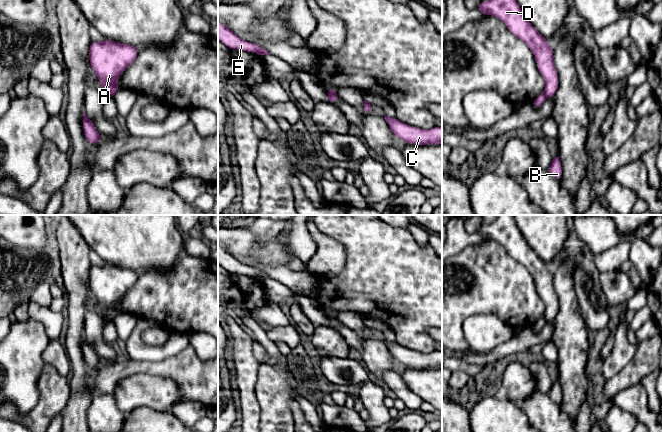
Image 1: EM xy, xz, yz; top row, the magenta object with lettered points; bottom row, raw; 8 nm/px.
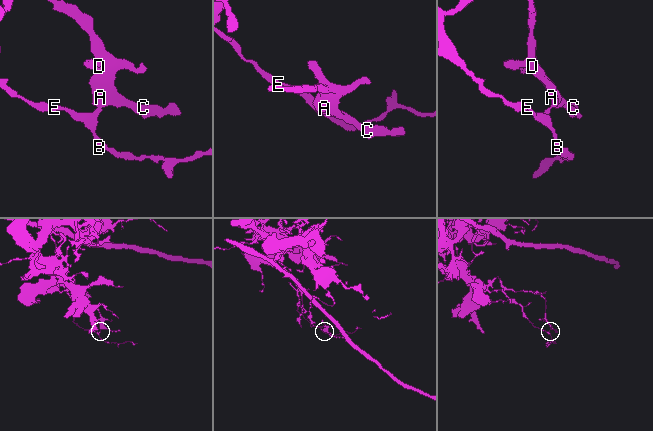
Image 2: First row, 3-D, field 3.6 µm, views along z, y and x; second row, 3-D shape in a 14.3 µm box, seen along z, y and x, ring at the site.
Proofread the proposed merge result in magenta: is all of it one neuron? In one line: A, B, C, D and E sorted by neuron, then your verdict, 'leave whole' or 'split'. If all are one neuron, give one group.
A C D / B E; split

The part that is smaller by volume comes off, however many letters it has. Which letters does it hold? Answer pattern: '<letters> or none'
B, E

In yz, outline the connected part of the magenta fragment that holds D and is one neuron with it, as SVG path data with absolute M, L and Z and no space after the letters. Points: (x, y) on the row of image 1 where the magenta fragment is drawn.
M483 0L476 8L484 15L498 17L533 52L539 72L545 80L544 94L554 97L559 79L553 61L554 51L547 40L527 20L516 0Z

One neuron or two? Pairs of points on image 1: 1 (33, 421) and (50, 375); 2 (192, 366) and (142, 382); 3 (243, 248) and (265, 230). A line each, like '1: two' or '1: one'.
1: one
2: two
3: two

